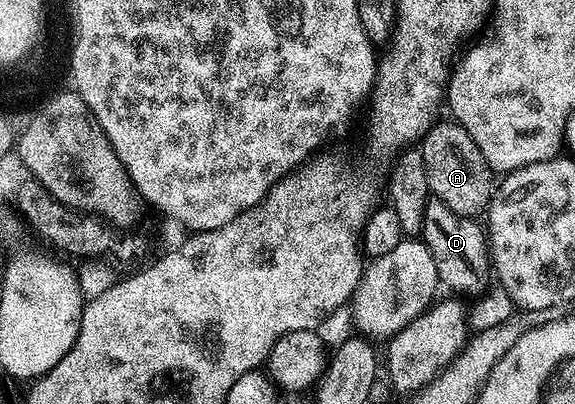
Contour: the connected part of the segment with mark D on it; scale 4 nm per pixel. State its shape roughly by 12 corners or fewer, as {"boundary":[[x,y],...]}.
{"boundary":[[428,198],[421,240],[452,295],[488,289],[484,227]]}

